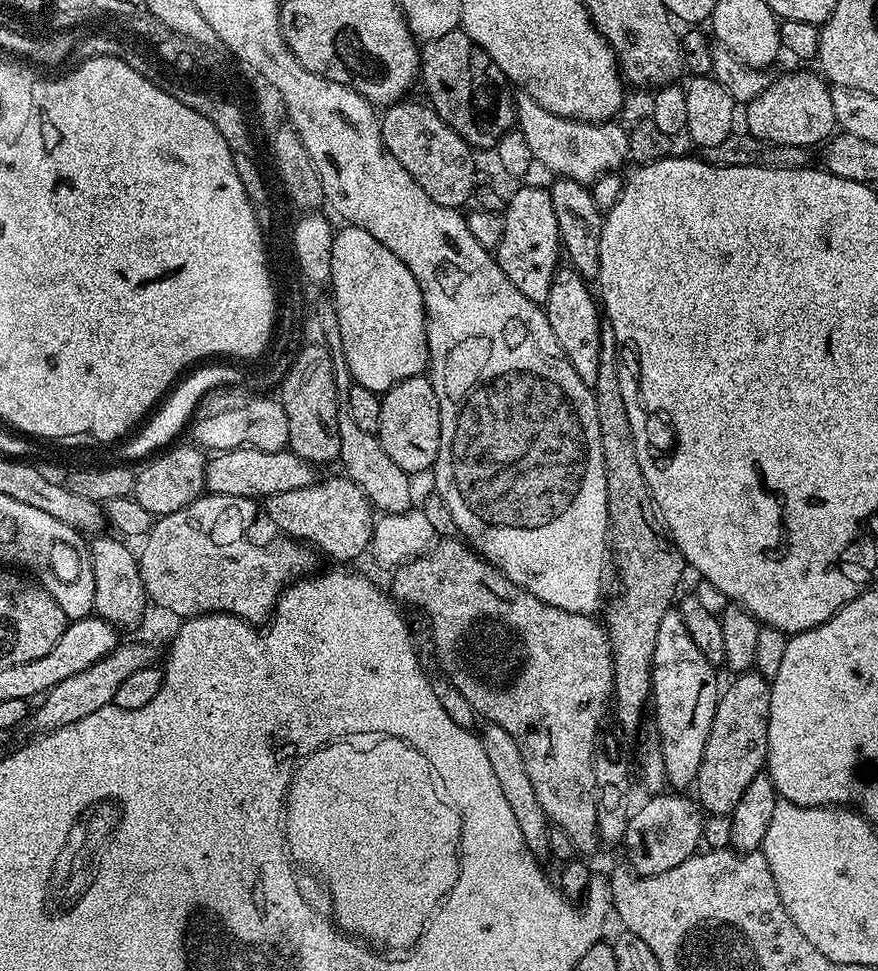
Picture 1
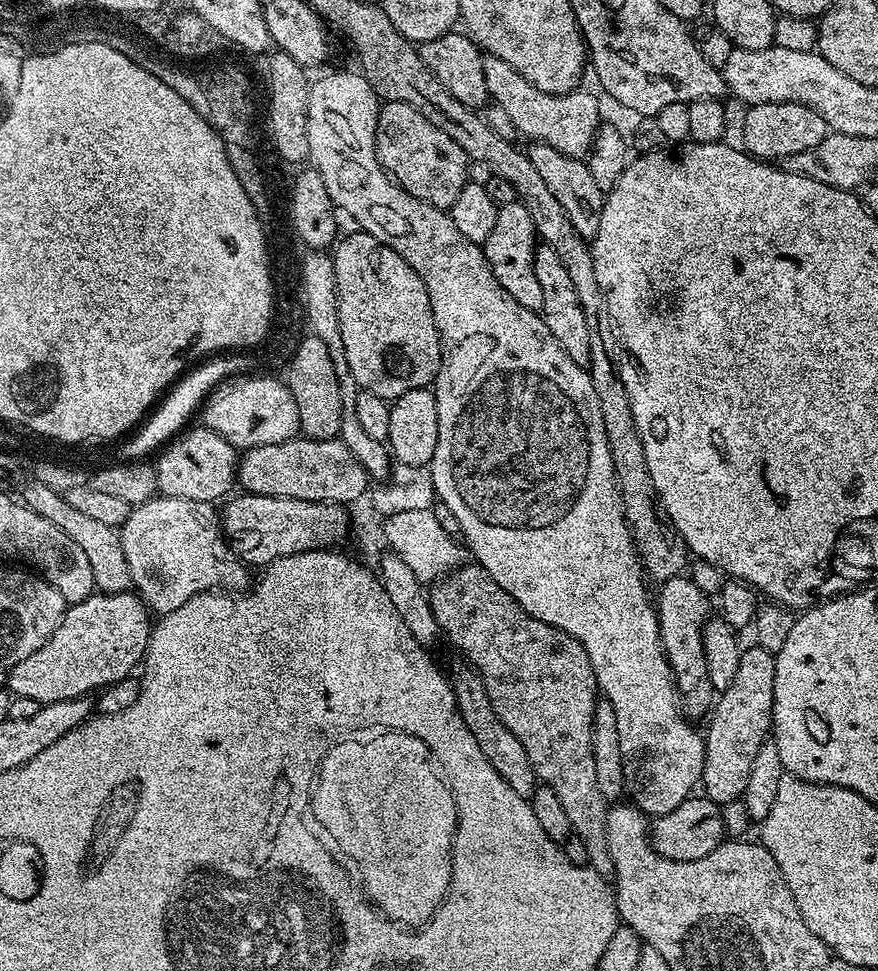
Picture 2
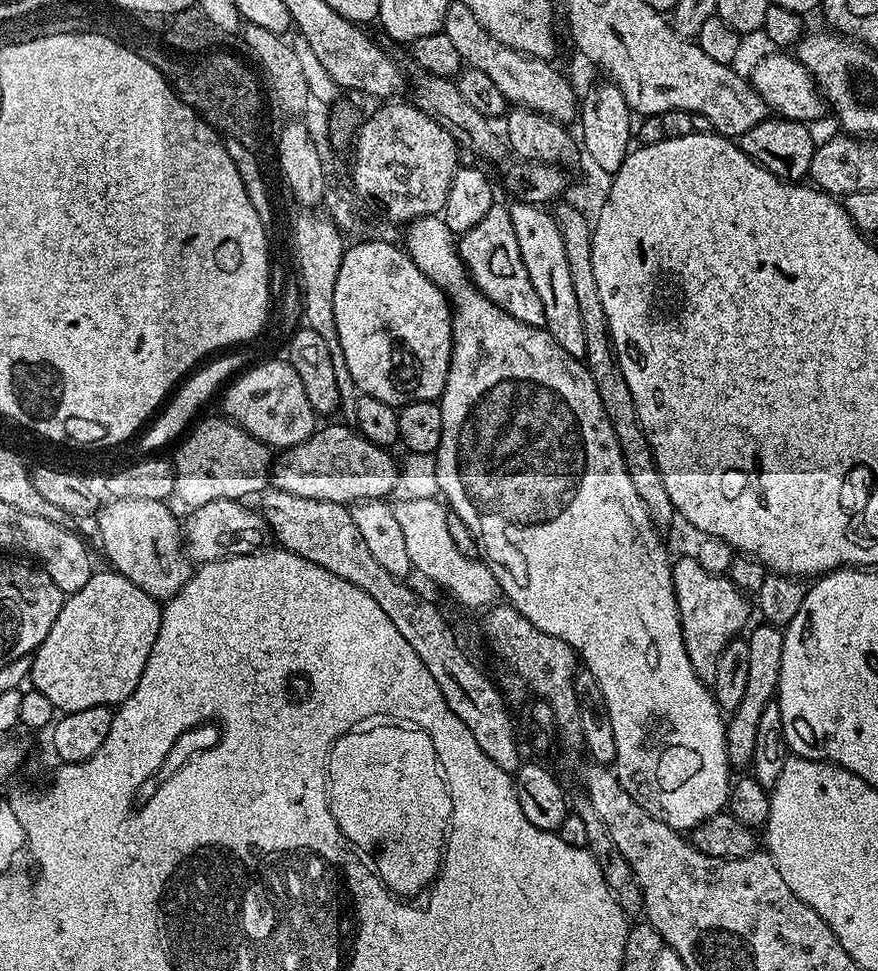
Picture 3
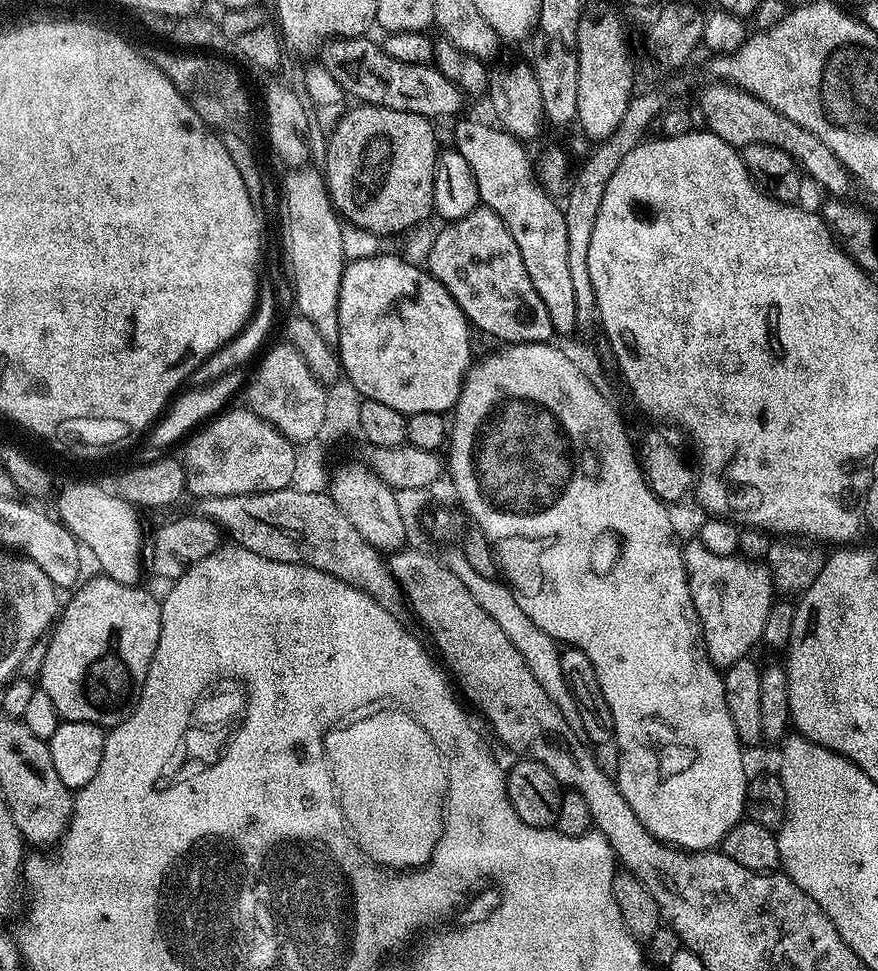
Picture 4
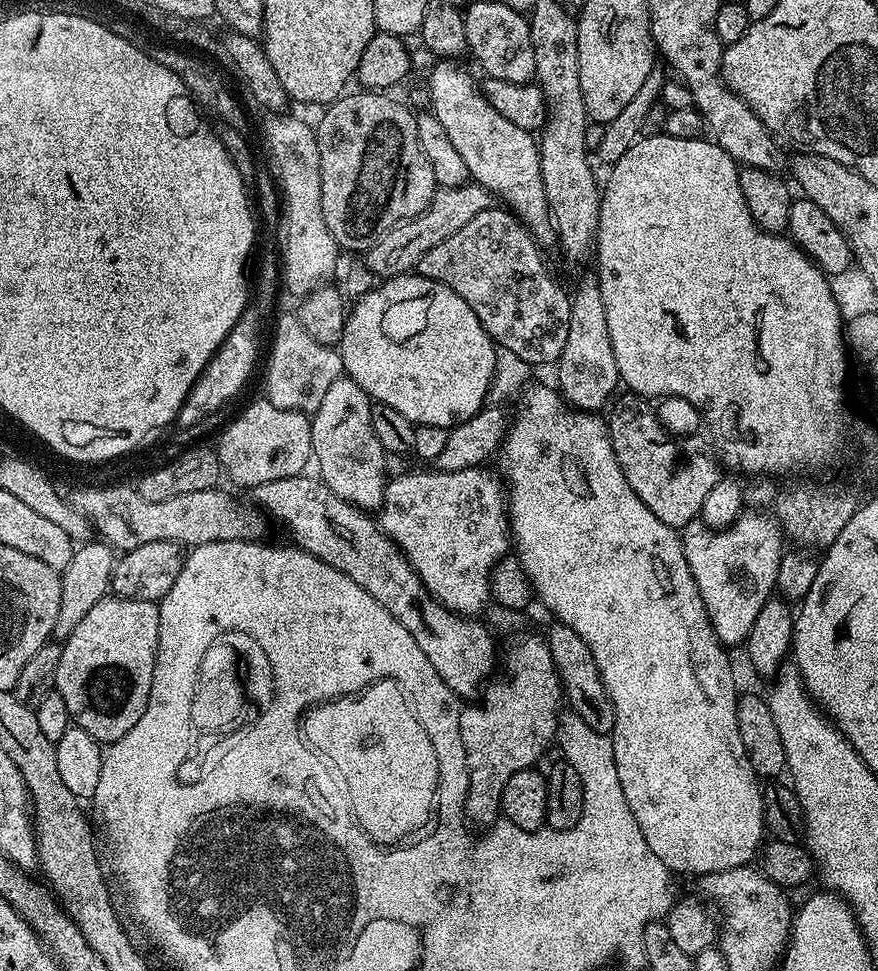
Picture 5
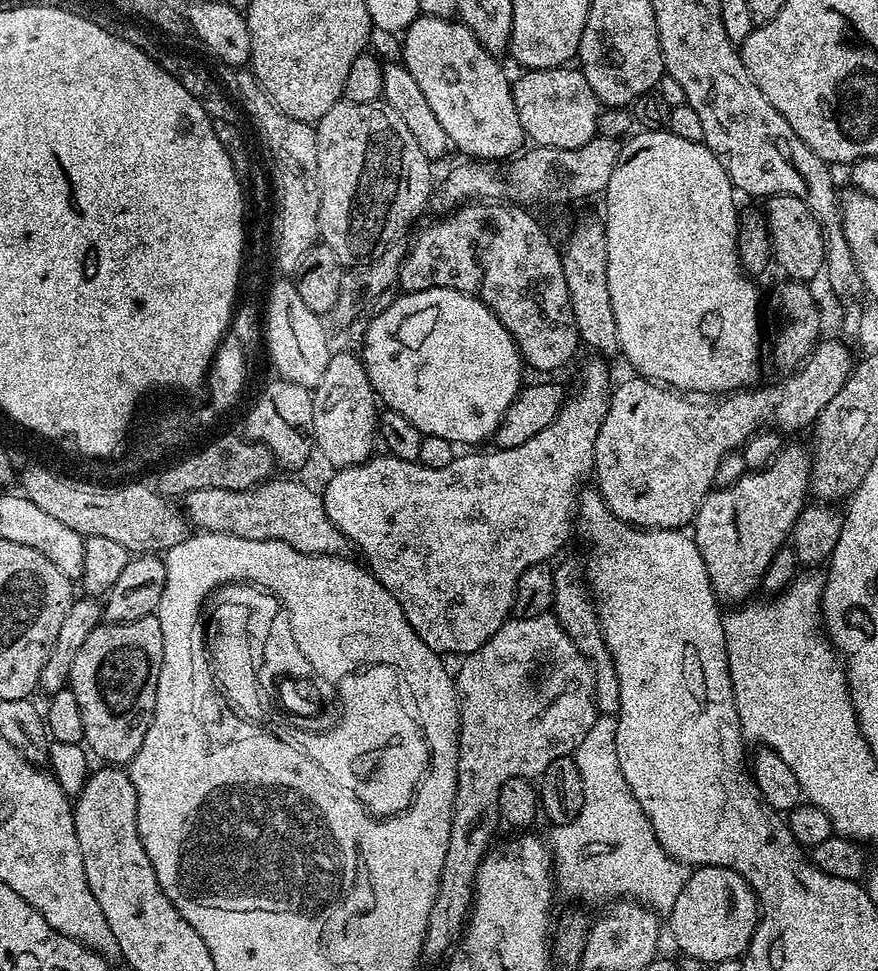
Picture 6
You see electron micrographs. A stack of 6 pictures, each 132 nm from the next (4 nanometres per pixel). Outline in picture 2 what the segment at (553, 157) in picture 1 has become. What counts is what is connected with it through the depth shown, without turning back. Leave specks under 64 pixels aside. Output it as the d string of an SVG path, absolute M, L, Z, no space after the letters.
M497 56L483 57L482 74L486 74L489 97L510 114L510 122L514 122L521 137L529 136L529 141L554 146L554 150L567 156L587 157L602 123L600 104L594 93L573 90L566 94L546 94L546 90L538 90L538 86L526 82L510 62L502 62Z

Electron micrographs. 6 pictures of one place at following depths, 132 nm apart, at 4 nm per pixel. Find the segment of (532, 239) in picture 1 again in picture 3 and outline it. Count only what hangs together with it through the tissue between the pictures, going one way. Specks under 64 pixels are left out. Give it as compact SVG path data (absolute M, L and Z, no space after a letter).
M493 202L486 218L459 237L458 251L464 267L489 300L506 310L506 314L518 318L518 322L526 322L526 326L544 327L546 310L542 310L542 298L538 298L538 290L534 290L526 266L522 266L522 254L518 250L518 238L514 234L514 222L510 222L507 203Z

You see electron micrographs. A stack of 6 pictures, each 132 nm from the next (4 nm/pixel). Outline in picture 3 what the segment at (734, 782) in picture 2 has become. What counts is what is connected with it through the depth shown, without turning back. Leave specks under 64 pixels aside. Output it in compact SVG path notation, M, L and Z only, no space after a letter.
M770 623L758 624L757 628L753 627L746 636L750 646L750 674L746 677L746 694L742 694L742 702L727 717L724 729L728 743L728 763L733 769L747 769L751 765L754 738L758 738L758 717L762 715L762 710L766 710L768 704L773 703L780 686L783 631Z

